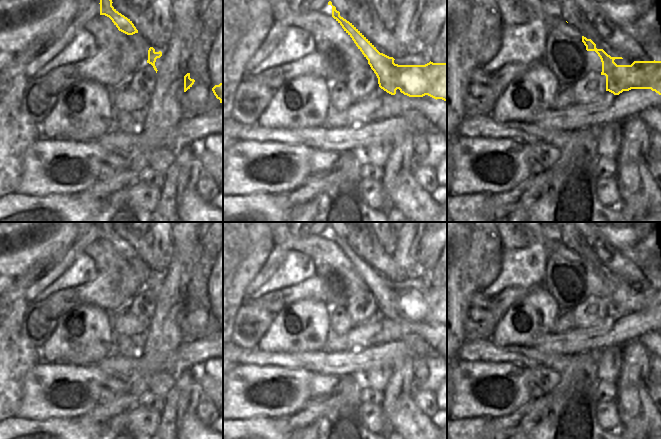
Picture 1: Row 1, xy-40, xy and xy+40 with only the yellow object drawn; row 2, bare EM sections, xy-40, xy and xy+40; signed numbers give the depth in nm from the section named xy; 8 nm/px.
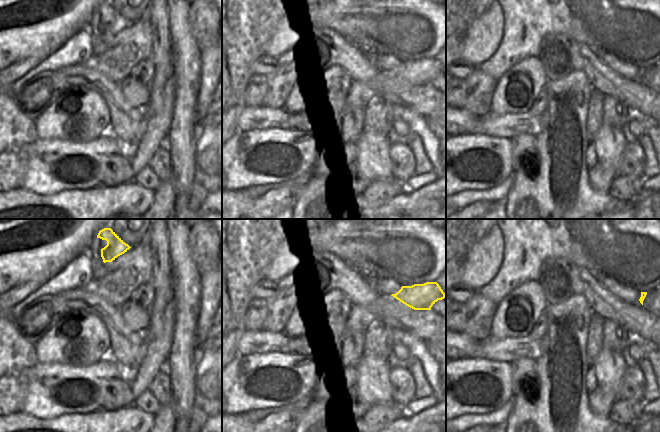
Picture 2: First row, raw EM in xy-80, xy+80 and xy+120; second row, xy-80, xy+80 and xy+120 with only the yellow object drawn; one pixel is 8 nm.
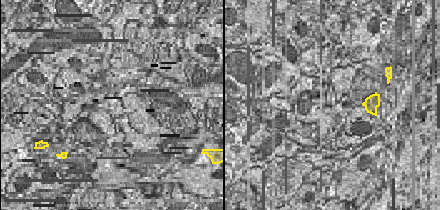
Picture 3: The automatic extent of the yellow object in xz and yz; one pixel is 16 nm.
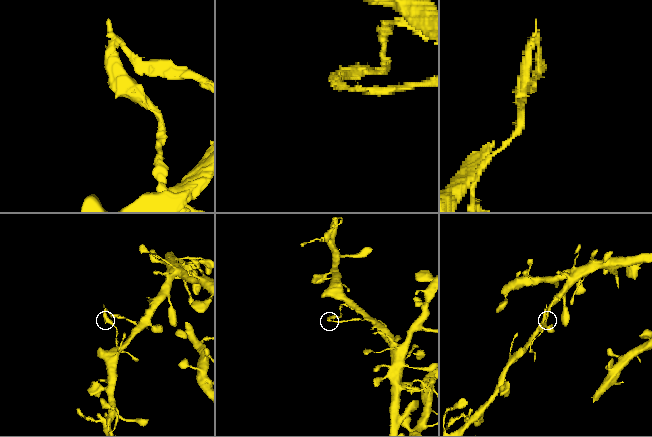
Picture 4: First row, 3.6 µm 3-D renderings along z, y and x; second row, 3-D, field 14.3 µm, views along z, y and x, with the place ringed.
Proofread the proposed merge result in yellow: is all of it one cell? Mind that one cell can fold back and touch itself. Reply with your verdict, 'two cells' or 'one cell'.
two cells

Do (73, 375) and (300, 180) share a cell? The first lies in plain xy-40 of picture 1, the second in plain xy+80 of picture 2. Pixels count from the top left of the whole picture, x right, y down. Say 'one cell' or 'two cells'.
two cells

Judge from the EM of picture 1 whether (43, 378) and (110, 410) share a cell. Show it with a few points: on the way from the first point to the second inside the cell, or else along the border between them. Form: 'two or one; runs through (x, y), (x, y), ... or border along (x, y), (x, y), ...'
two; border along (120, 394), (112, 400), (99, 404), (80, 417)

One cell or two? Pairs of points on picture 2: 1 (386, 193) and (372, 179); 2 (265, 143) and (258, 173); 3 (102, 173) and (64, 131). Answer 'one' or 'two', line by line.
1: one
2: one
3: two

